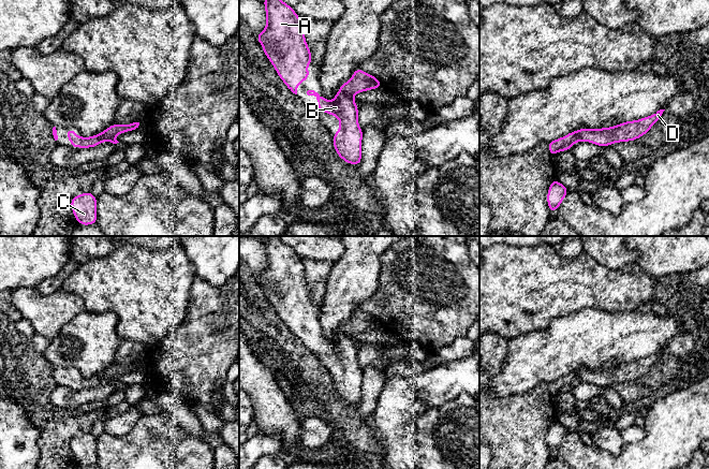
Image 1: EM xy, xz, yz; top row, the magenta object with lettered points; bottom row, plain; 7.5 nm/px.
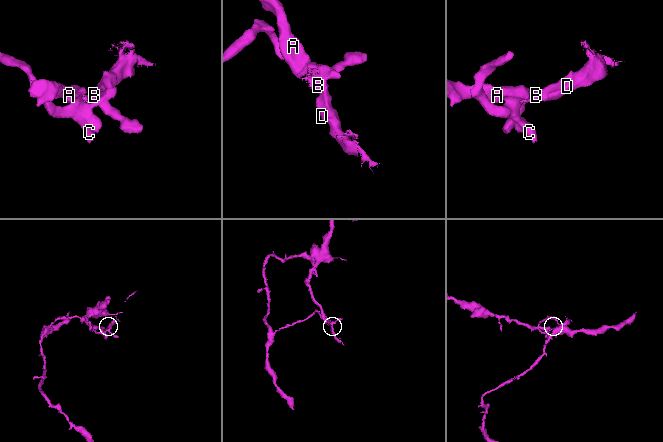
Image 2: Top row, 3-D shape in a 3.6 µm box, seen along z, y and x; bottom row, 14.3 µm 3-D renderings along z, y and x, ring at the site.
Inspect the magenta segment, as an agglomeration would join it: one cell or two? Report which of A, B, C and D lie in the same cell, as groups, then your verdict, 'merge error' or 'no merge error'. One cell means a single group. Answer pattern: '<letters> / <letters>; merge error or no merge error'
A B D / C; merge error

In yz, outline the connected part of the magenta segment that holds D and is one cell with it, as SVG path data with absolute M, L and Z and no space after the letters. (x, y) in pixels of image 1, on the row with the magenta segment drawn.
M665 109L638 120L625 121L610 128L591 130L581 128L577 131L577 142L584 141L597 146L611 146L614 143L635 141L644 136L658 122Z

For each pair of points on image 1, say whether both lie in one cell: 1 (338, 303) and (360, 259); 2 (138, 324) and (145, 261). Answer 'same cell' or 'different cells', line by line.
1: same cell
2: same cell

